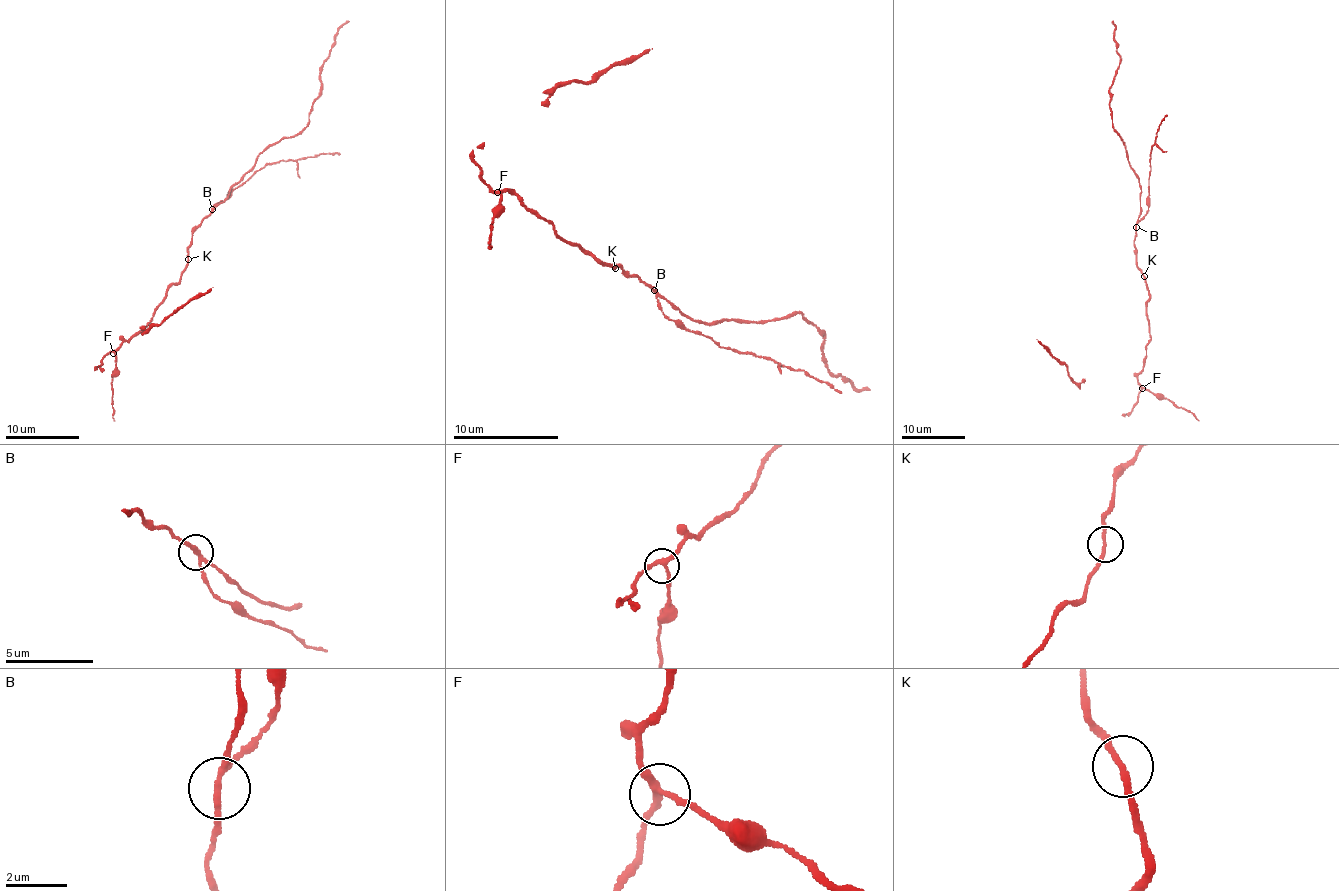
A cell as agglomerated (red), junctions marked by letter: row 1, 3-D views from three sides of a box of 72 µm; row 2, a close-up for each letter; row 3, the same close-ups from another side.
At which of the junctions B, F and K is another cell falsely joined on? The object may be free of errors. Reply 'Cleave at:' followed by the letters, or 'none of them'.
Cleave at: B

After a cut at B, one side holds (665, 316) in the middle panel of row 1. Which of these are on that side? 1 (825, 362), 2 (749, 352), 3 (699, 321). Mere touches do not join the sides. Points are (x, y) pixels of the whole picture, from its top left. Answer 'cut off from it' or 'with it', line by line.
1: cut off from it
2: with it
3: cut off from it

